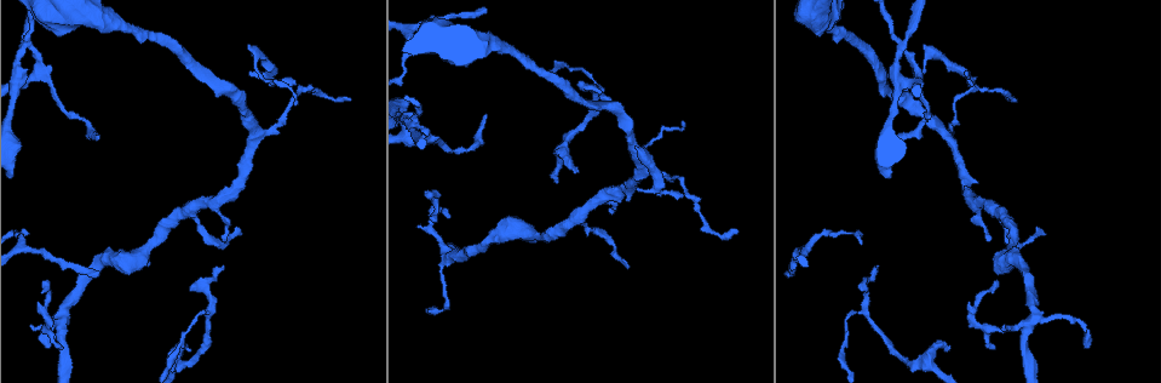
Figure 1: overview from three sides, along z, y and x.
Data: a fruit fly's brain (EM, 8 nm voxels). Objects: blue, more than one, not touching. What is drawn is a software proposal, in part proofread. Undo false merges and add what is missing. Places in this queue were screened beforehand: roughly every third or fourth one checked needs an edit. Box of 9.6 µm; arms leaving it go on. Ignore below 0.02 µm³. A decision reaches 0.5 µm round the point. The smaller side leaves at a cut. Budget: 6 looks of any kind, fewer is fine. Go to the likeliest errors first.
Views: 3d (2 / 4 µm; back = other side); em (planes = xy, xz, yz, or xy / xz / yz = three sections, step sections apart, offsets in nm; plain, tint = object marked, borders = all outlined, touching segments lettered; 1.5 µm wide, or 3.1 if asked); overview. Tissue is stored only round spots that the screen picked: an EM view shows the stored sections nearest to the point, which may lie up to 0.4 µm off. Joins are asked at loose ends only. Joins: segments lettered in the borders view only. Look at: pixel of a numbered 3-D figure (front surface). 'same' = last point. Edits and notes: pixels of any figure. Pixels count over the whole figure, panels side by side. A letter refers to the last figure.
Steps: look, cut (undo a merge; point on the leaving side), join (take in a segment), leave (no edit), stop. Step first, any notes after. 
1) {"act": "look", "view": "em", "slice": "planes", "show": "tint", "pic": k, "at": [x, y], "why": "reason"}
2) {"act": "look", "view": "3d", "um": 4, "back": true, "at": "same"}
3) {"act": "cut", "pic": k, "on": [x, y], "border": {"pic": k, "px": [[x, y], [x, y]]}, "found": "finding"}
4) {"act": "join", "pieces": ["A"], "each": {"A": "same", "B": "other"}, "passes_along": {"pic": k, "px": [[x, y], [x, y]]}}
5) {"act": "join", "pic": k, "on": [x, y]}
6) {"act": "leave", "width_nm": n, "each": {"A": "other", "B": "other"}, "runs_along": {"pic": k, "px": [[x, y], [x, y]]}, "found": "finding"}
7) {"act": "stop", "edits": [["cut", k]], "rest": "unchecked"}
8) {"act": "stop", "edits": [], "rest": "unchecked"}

{"act": "look", "view": "3d", "um": 4, "pic": 1, "at": [23, 44], "why": "three-way junction"}

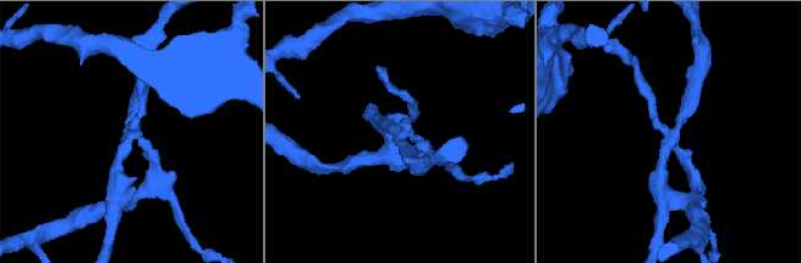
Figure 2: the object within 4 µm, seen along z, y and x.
{"act": "look", "view": "em", "slice": "planes", "show": "tint", "pic": 2, "at": [401, 136], "arms": 3, "why": "now the EM"}

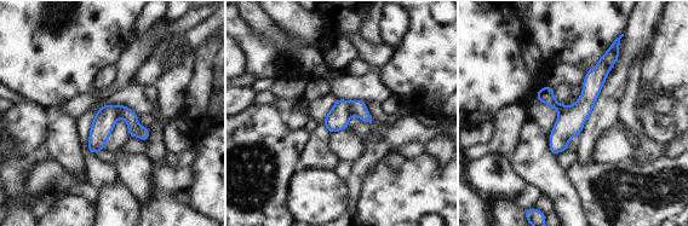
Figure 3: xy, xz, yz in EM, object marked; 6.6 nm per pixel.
{"act": "look", "view": "em", "slice": "planes", "show": "borders", "at": "same", "why": "see the neighbours"}

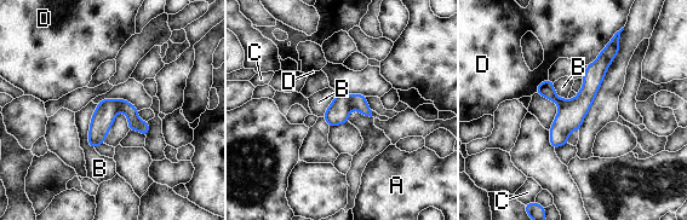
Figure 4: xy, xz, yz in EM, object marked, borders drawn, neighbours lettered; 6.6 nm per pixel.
{"act": "cut", "pic": 4, "on": [358, 102], "width_nm": 150, "each": {"A": "other", "B": "other", "C": "other", "D": "other"}, "part_leaving": {"pic": 4, "px": [[119, 102], [146, 131]]}, "found": "two neurons meet here"}

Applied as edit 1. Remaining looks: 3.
{"act": "look", "view": "3d", "um": 4, "pic": 1, "at": [684, 122], "why": "thin end"}

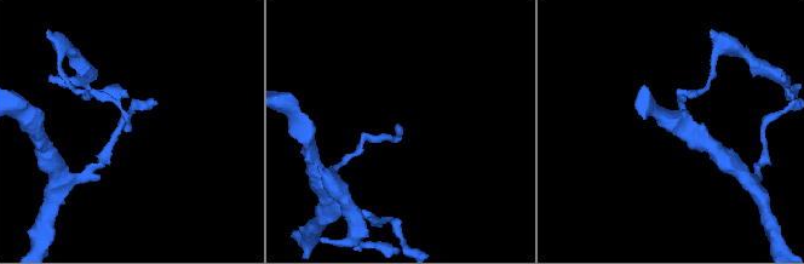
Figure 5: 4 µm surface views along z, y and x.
{"act": "look", "view": "em", "slice": "xy", "step": 8, "show": "tint", "pic": 5, "at": [398, 126]}

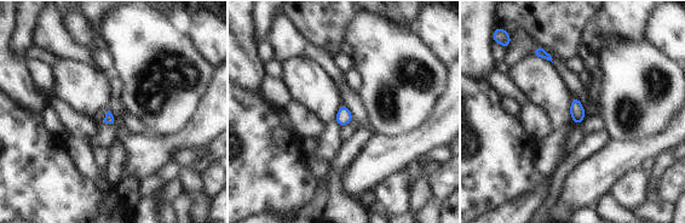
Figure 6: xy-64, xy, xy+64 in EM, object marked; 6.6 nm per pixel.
{"act": "look", "view": "em", "slice": "planes", "show": "borders", "at": "same", "why": "another direction"}

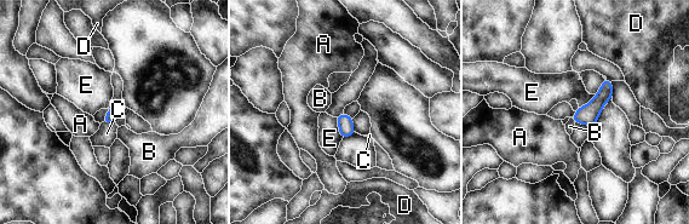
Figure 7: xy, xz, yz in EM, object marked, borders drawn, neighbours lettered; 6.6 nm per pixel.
{"act": "leave", "each": {"A": "other", "B": "other", "C": "other", "D": "other", "E": "other"}, "border": {"pic": 7, "px": [[575, 121], [592, 126]]}, "found": "none of them fits"}

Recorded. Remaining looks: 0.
{"act": "stop", "edits": [["cut", 4]], "rest": "unchecked"}

